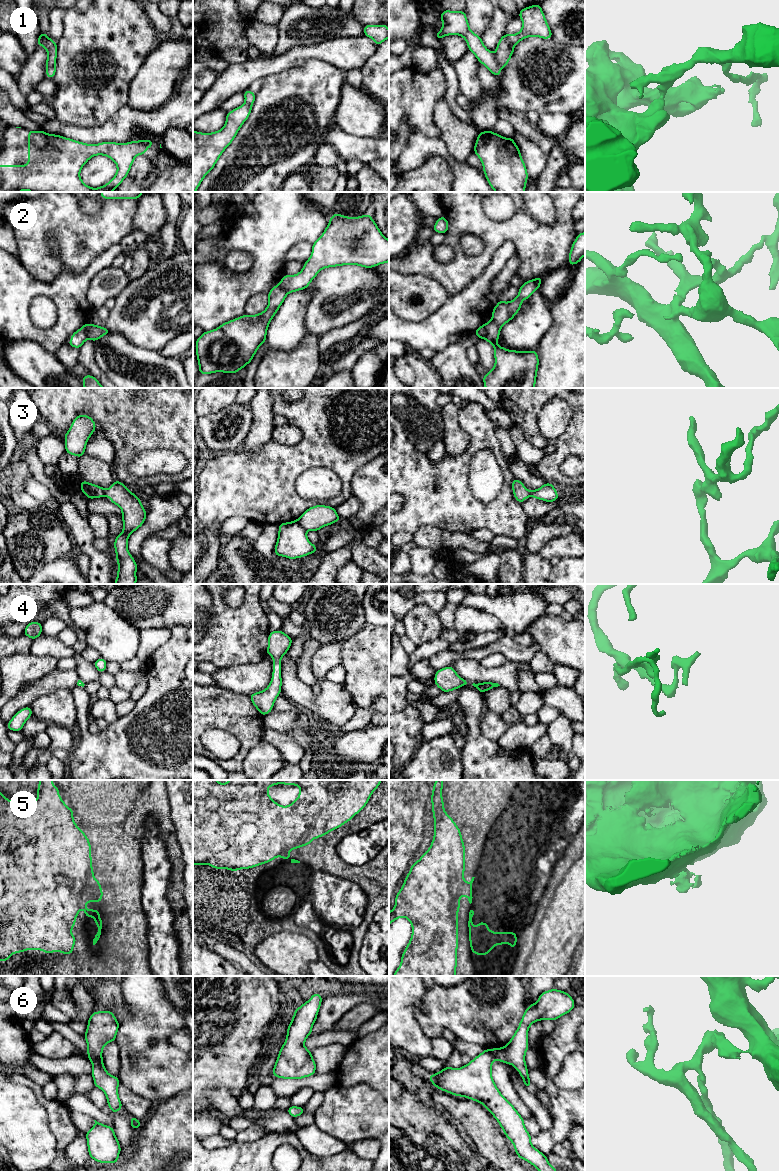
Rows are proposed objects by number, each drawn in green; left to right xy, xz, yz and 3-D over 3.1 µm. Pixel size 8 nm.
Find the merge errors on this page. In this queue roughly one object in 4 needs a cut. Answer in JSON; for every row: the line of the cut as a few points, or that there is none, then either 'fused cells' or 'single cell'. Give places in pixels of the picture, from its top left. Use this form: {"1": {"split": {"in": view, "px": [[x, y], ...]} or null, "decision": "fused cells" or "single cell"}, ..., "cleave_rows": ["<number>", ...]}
{"1": {"split": {"in": "yz", "px": [[494, 54], [495, 60], [500, 67]]}, "decision": "fused cells"}, "2": {"split": {"in": "xy", "px": [[86, 323], [86, 335], [88, 338]]}, "decision": "fused cells"}, "3": {"split": {"in": "xz", "px": [[297, 520], [307, 530]]}, "decision": "fused cells"}, "4": {"split": null, "decision": "single cell"}, "5": {"split": {"in": "xy", "px": [[95, 909], [91, 915]]}, "decision": "fused cells"}, "6": {"split": null, "decision": "single cell"}, "cleave_rows": ["1", "2", "3", "5"]}

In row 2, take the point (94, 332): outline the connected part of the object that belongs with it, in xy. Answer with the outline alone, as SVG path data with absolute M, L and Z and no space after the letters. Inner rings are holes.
M87 323L87 336L92 341L99 340L102 336L110 334L111 332L105 327L97 326L94 324Z

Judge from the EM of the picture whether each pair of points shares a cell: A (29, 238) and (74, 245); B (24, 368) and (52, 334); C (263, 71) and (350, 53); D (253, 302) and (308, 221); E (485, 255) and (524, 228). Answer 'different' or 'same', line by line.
A: same
B: different
C: same
D: different
E: same

